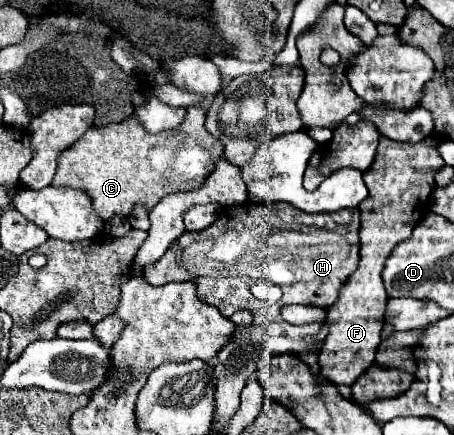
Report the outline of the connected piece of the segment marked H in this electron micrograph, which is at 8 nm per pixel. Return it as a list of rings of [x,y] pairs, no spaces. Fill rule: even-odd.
[[[245,202],[239,208],[219,208],[217,220],[201,230],[201,232],[183,232],[151,266],[145,266],[143,278],[153,284],[169,284],[169,282],[193,282],[197,286],[197,296],[201,302],[215,306],[225,318],[235,314],[241,308],[251,312],[259,312],[259,300],[251,294],[251,284],[271,280],[283,290],[281,302],[277,302],[277,310],[283,304],[305,304],[329,308],[339,298],[341,286],[351,278],[351,274],[359,266],[359,228],[361,228],[361,210],[347,208],[337,212],[321,212],[307,214],[295,208],[289,202],[273,202],[273,204],[253,204]]]

